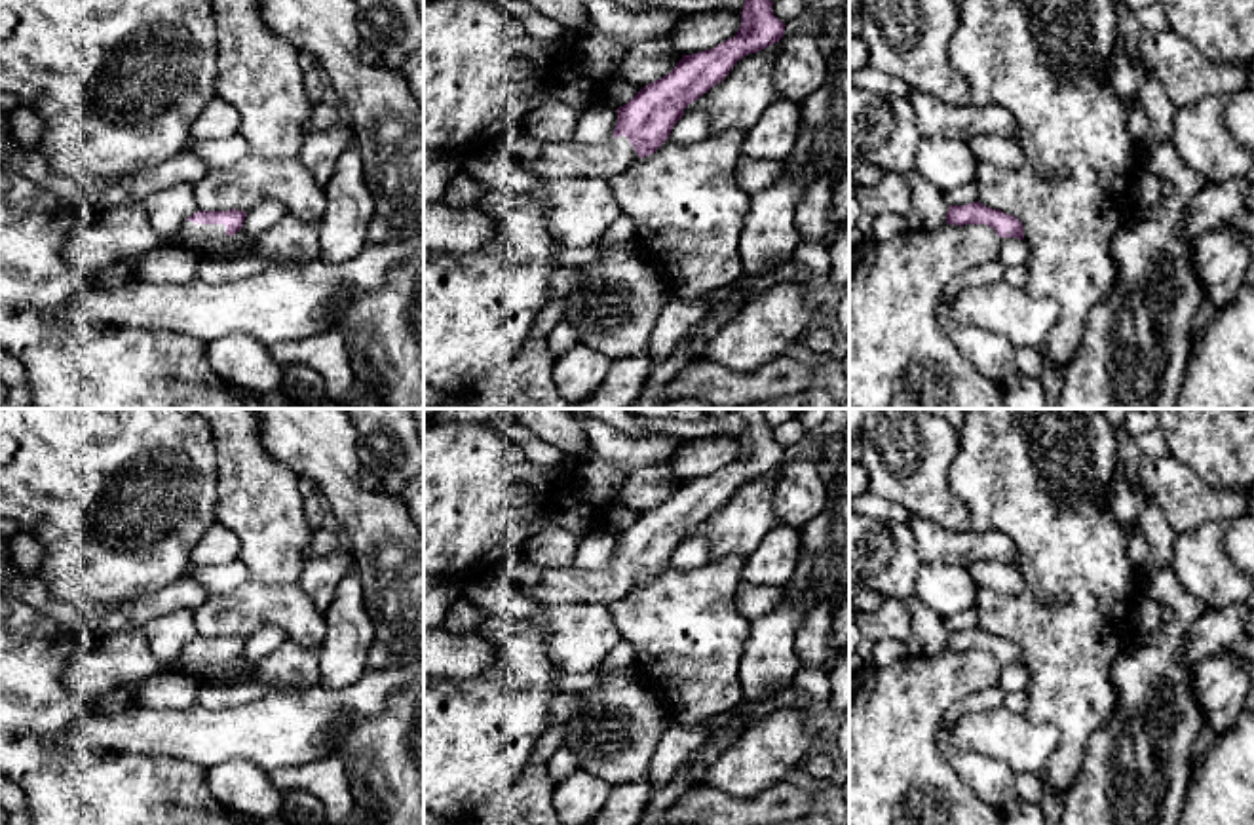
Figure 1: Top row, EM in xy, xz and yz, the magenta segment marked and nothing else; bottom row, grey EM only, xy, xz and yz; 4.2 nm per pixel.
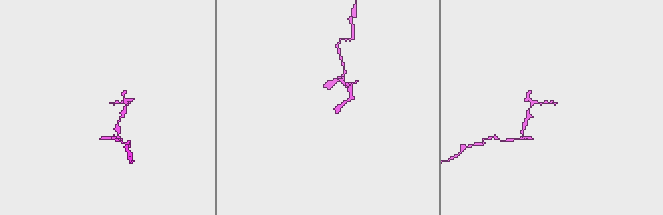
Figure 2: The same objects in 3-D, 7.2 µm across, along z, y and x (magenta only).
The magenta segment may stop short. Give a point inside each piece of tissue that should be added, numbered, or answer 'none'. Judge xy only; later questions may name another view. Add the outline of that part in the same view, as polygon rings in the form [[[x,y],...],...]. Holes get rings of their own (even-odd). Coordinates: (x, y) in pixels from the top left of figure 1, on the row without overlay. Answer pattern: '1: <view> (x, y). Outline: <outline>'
1: xy (189, 658). Outline: [[[184,646],[179,656],[171,662],[169,669],[190,675],[196,669],[209,669],[220,663],[226,663],[224,650],[198,650],[192,646]]]

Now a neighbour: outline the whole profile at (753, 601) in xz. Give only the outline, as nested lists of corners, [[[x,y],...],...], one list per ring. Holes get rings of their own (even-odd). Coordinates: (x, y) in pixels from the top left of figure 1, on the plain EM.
[[[741,582],[735,593],[735,606],[741,616],[745,616],[749,622],[754,622],[777,608],[783,599],[783,587]]]

